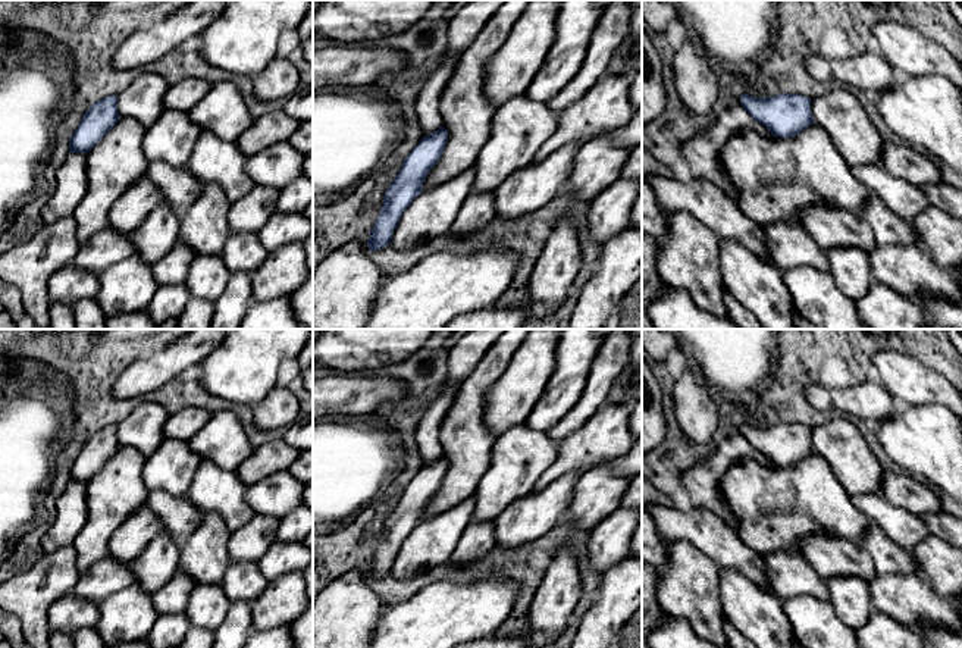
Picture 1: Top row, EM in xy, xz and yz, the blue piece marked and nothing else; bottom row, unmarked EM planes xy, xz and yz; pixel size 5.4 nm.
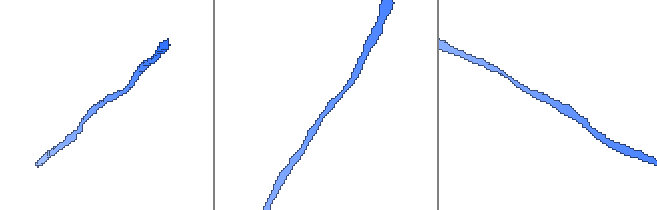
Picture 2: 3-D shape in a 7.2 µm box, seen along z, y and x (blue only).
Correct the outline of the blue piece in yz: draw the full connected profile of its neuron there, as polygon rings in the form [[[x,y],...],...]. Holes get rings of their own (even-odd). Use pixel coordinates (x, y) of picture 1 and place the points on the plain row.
[[[777,423],[770,426],[740,425],[743,438],[774,466],[795,466],[815,453],[811,428],[800,423]]]

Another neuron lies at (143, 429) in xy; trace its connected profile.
[[[144,400],[117,423],[119,445],[132,447],[148,458],[164,441],[163,428],[170,413],[159,403]]]

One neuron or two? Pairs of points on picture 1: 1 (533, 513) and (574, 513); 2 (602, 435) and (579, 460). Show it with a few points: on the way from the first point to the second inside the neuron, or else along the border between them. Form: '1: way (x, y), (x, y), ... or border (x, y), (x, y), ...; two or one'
1: border (577, 481), (573, 498), (563, 517); two
2: way (597, 441), (583, 454); one

